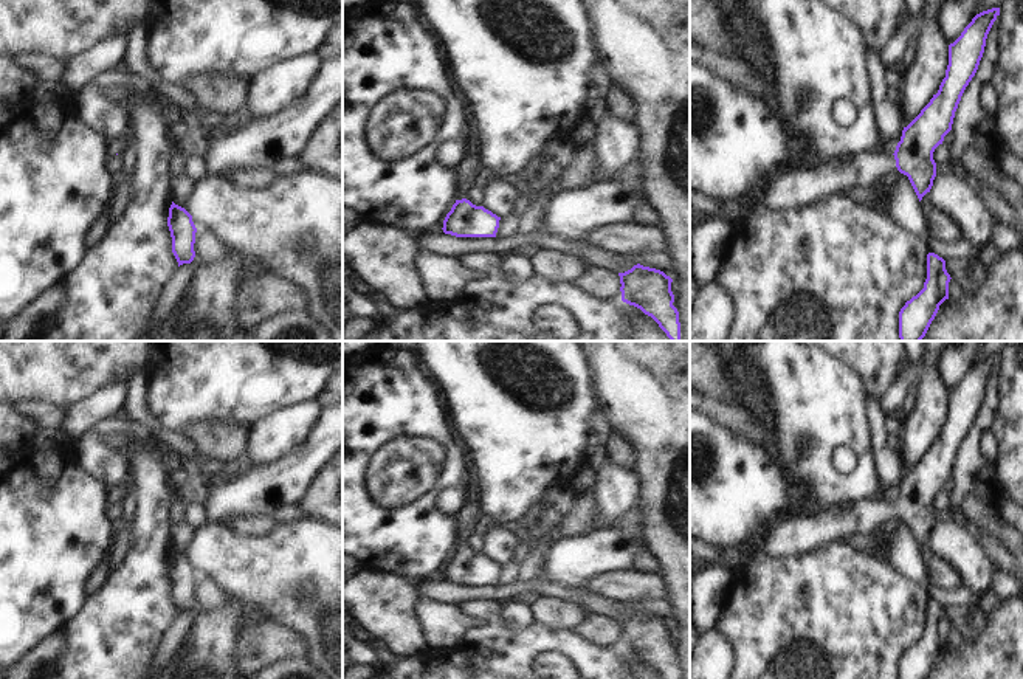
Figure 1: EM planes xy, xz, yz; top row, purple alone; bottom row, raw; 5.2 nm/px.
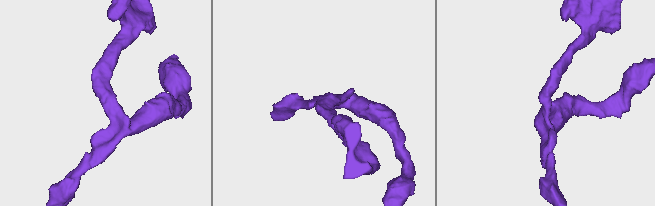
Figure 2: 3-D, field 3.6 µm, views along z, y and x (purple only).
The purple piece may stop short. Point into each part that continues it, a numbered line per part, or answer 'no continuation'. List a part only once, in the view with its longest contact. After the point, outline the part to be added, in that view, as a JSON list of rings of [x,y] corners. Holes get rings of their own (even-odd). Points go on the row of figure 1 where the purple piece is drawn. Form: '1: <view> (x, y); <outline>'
1: yz (805, 186); [[[865,152],[848,161],[834,158],[815,167],[800,167],[766,183],[766,192],[744,208],[749,217],[763,211],[798,209],[854,188],[880,188],[899,174],[891,152]]]

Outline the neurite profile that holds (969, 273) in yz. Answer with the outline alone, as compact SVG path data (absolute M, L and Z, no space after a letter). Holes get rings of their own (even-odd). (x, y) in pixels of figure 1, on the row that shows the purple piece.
M984 257L949 259L946 260L946 270L958 282L964 295L976 291L987 276Z

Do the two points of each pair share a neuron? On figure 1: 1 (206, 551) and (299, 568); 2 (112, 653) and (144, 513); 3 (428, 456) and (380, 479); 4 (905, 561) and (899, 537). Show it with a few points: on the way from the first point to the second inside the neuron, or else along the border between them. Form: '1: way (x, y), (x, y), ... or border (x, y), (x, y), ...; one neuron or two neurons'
1: way (230, 560), (244, 568), (276, 568); one neuron
2: way (124, 619), (134, 606), (141, 583), (144, 548); one neuron
3: way (416, 464), (402, 470), (392, 479); one neuron
4: way (904, 555), (901, 543); one neuron

